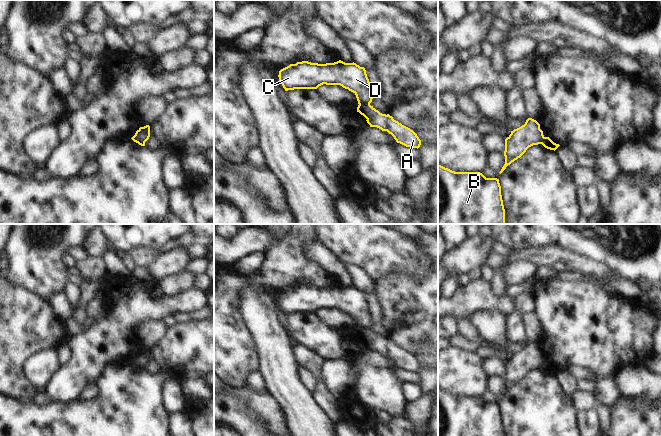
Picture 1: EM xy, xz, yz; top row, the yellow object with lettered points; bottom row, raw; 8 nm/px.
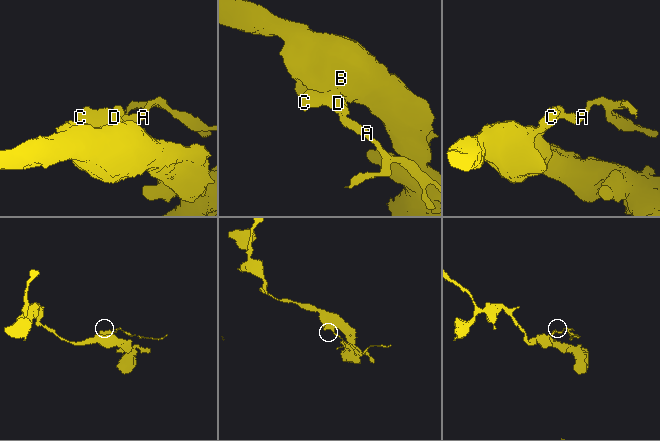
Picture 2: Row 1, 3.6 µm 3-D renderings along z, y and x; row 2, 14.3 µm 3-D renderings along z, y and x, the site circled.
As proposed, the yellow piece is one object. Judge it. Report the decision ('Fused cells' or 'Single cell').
Fused cells

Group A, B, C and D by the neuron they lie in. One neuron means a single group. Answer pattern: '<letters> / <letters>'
A / B C D

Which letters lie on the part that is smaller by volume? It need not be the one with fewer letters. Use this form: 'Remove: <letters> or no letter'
Remove: A

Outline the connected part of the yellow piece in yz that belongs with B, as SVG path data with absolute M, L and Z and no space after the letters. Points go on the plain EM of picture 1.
M438 388L438 436L505 436L499 403L486 402L480 396L455 396Z

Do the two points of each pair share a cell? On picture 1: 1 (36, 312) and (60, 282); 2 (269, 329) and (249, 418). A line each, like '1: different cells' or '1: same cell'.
1: different cells
2: different cells

